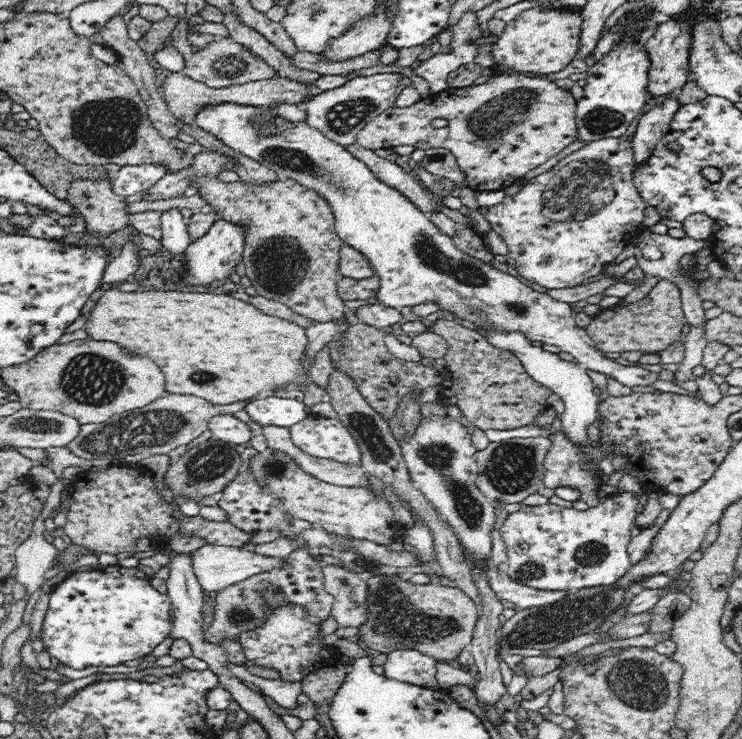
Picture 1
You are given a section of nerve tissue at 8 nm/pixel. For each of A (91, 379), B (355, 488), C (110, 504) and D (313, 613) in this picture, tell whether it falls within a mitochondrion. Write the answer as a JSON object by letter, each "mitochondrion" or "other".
{"A":"mitochondrion","B":"other","C":"other","D":"other"}

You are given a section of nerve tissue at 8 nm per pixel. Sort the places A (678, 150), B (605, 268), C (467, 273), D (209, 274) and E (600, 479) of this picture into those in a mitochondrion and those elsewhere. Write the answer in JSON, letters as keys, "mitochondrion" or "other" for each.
{"A":"other","B":"other","C":"mitochondrion","D":"other","E":"other"}

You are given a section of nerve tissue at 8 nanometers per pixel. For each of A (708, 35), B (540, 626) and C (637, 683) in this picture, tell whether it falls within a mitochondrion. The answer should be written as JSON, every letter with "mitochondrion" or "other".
{"A":"mitochondrion","B":"mitochondrion","C":"mitochondrion"}

